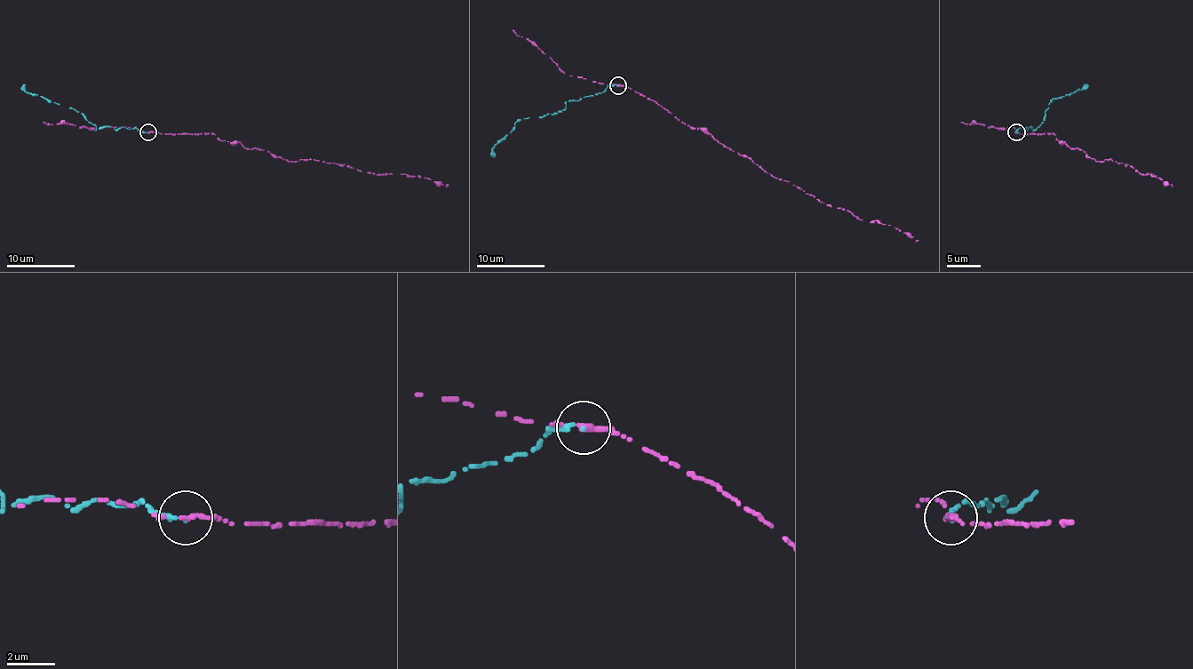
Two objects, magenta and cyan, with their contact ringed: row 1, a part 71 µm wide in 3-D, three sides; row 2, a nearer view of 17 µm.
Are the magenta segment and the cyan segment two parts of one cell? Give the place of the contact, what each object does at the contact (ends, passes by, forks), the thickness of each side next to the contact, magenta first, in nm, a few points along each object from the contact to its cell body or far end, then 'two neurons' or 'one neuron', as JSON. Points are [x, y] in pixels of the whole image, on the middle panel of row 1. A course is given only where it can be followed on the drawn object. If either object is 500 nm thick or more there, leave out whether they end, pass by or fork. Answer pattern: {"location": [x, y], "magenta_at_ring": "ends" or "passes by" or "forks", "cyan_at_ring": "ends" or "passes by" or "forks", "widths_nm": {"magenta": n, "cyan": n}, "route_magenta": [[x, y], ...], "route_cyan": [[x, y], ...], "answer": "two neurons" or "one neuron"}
{"location": [617, 85], "magenta_at_ring": "ends", "cyan_at_ring": "ends", "widths_nm": {"magenta": 300, "cyan": 200}, "route_magenta": [[617, 85], [649, 98], [690, 126], [704, 128], [816, 200], [848, 210], [861, 220], [878, 220], [918, 241]], "route_cyan": [[617, 85], [569, 101], [564, 109], [551, 115], [519, 120], [493, 147], [495, 157]], "answer": "two neurons"}

